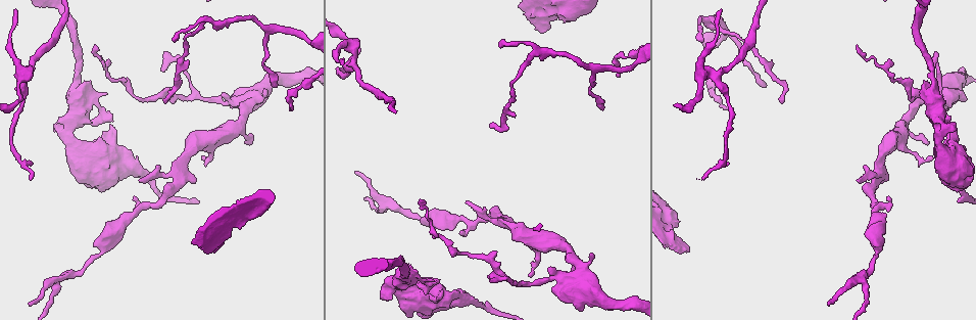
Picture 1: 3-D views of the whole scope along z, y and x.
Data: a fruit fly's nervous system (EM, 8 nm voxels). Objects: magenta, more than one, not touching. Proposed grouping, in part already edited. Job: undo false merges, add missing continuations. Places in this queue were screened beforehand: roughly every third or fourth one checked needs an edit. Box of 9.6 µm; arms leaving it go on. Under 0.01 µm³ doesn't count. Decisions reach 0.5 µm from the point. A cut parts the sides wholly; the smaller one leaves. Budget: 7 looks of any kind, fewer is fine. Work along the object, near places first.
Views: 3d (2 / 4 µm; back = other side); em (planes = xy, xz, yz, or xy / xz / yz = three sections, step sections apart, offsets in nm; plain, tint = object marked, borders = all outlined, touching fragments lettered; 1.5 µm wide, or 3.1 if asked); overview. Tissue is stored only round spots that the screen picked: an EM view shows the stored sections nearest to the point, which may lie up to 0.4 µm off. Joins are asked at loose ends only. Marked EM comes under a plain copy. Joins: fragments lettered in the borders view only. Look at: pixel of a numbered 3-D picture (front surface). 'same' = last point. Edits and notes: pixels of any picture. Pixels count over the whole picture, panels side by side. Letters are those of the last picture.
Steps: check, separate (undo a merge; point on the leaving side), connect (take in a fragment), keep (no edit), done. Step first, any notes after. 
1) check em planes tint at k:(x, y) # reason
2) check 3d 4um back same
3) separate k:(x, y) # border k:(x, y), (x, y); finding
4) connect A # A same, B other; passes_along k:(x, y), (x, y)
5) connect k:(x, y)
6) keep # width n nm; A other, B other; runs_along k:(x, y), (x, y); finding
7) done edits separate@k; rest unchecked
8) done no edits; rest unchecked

check 3d 2um at 1:(539, 30) # branch stops here

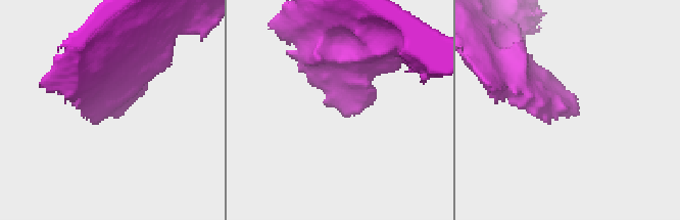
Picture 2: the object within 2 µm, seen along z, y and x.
check em xz step 4 borders at 2:(110, 113)

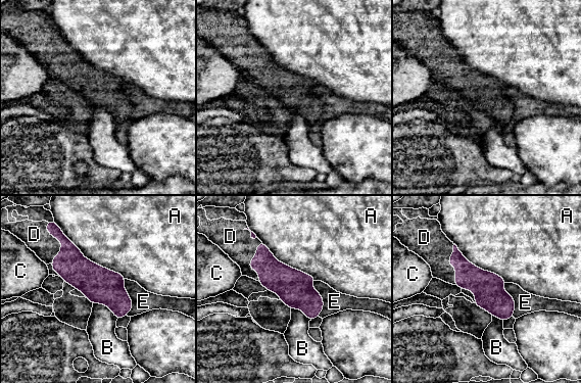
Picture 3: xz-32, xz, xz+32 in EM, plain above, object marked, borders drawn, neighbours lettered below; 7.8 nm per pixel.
check em planes borders same # another direction

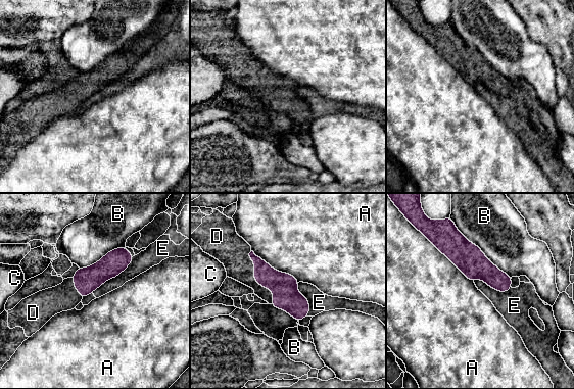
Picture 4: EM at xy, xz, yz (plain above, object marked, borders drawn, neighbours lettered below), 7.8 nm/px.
connect D # A other, B other, C other, D same, E other; passes_along 4:(284, 286), (255, 281), (235, 256); the cell continues

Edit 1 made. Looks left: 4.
check overview # see it whole again

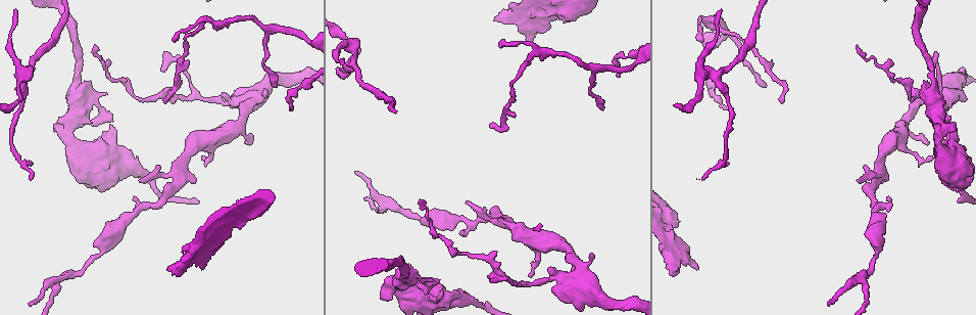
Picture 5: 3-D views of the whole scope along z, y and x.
check em planes borders at 5:(696, 99) # thin neck

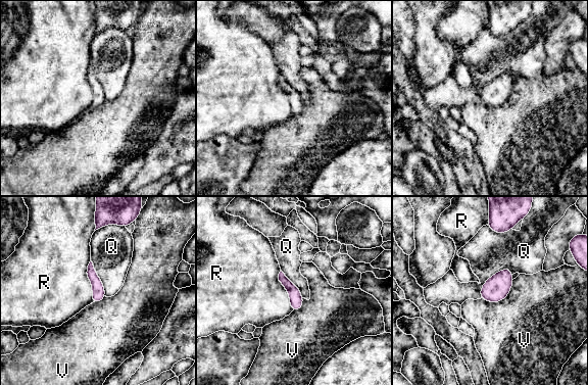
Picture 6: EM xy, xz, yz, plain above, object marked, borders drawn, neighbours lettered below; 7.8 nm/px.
keep # width 100 nm; Q other, R other, V other; all the same cell

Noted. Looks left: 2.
check em planes tint at 5:(489, 274) # branch stops here

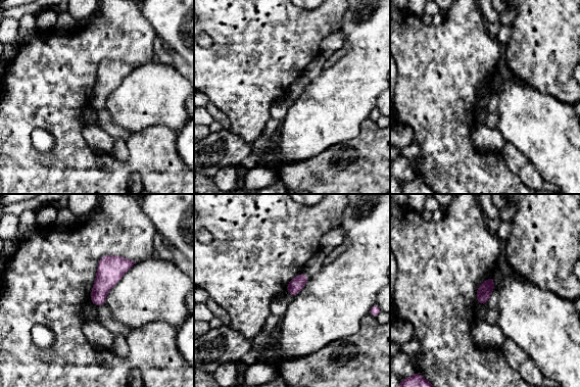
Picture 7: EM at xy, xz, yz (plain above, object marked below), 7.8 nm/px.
check em planes borders same # what lies round it

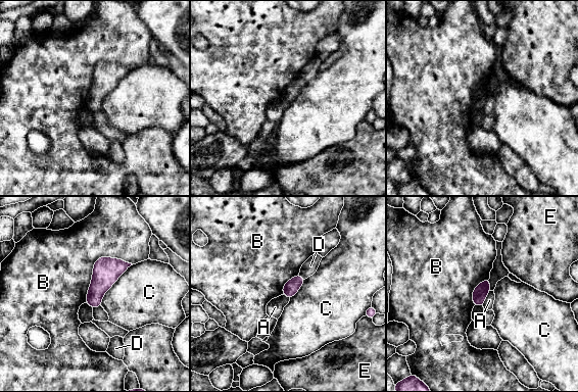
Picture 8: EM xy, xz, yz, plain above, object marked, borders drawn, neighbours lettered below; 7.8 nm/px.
keep # longest_contact B 480 nm; A other, B other, C other, D other, E other; border 8:(132, 263), (99, 257), (85, 302); no lettered fragment goes on from it

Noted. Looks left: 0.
done edits connect@4; rest unchecked

